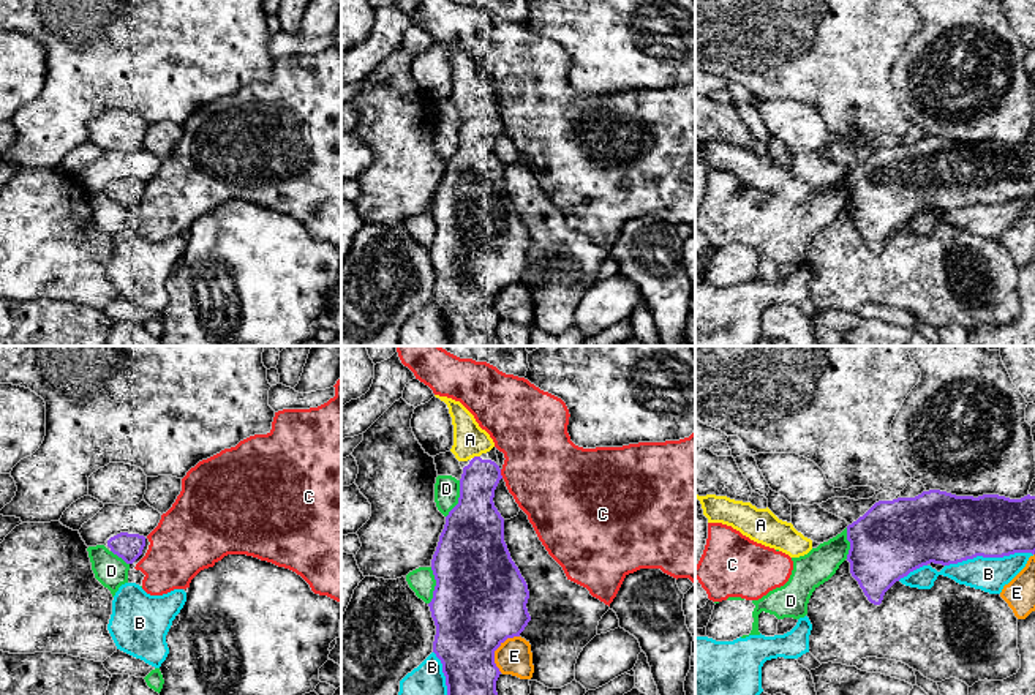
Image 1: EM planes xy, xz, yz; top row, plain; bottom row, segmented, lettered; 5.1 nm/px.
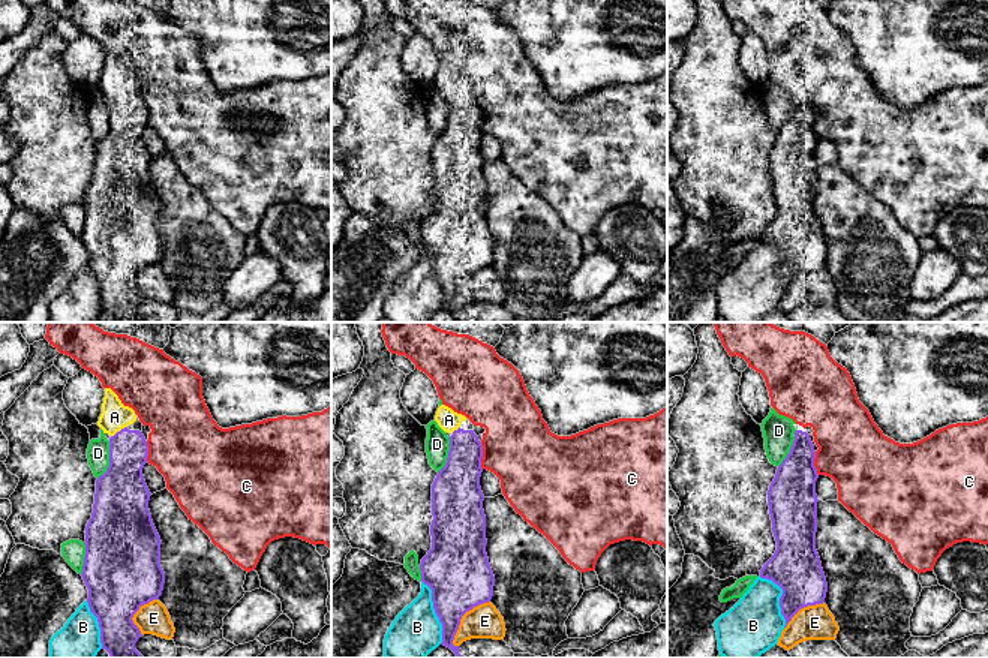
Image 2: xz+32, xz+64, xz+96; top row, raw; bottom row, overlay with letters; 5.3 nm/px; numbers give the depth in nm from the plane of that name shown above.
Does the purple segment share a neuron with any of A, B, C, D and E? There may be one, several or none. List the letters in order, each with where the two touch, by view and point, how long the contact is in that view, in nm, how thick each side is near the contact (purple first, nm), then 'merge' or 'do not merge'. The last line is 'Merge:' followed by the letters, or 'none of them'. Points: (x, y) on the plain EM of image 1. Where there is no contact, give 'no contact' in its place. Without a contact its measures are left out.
A: xz (476, 103) | 40 nm | 190/170 nm | merge
B: yz (988, 202) | 460 nm | 360/180 nm | do not merge
C: xz (500, 120) | 50 nm | 220/420 nm | do not merge
D: xz (459, 146) | 200 nm | 340/130 nm | do not merge
E: xz (496, 294) | 220 nm | 460/180 nm | do not merge
Merge: A

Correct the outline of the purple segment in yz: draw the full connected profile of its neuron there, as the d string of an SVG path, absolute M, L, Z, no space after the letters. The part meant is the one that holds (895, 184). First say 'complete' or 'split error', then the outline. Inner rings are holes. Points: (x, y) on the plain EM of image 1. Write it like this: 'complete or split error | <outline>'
complete | M940 136L915 144L875 148L847 172L850 220L868 246L880 251L885 239L910 218L931 208L950 212L977 202L1035 201L1035 142L1010 145L999 141L956 142Z

